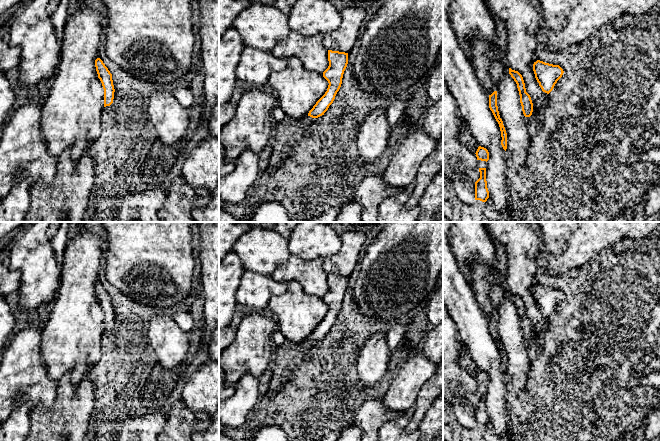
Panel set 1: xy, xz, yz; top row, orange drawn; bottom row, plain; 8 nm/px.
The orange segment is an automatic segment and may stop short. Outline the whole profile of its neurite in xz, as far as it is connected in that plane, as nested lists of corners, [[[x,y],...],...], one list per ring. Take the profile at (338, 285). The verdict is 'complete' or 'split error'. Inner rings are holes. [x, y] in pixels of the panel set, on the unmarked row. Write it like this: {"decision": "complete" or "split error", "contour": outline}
{"decision": "complete", "contour": [[[328,274],[329,290],[323,296],[323,301],[329,309],[325,318],[316,326],[309,335],[308,340],[318,342],[328,334],[339,315],[344,295],[348,288],[348,277]]]}

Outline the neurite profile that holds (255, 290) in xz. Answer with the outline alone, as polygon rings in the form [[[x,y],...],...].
[[[245,271],[236,293],[236,302],[261,310],[268,307],[273,296],[284,294],[287,287],[288,282],[276,281],[271,275]]]

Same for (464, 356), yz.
[[[459,341],[458,359],[460,361],[461,367],[466,370],[469,374],[476,377],[478,370],[475,367],[475,364],[471,358],[467,347],[461,341]]]

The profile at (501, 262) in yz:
[[[492,240],[495,252],[495,268],[498,270],[499,274],[497,276],[497,281],[501,285],[506,284],[506,270],[507,270],[507,254],[504,248],[495,240]]]

